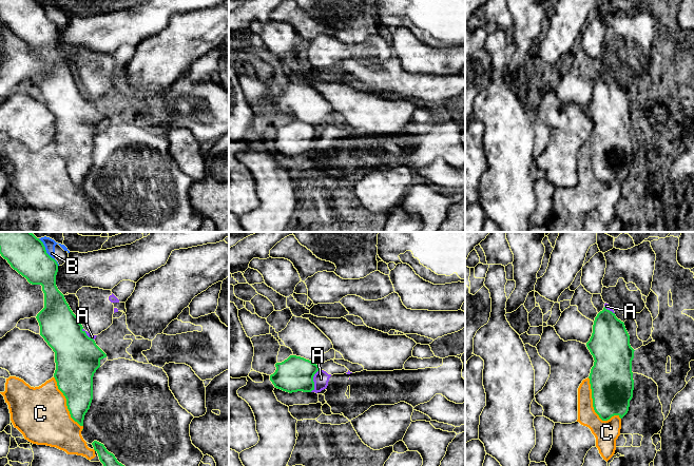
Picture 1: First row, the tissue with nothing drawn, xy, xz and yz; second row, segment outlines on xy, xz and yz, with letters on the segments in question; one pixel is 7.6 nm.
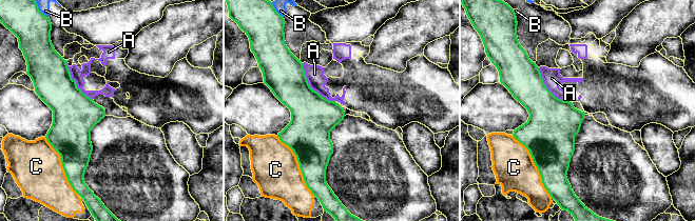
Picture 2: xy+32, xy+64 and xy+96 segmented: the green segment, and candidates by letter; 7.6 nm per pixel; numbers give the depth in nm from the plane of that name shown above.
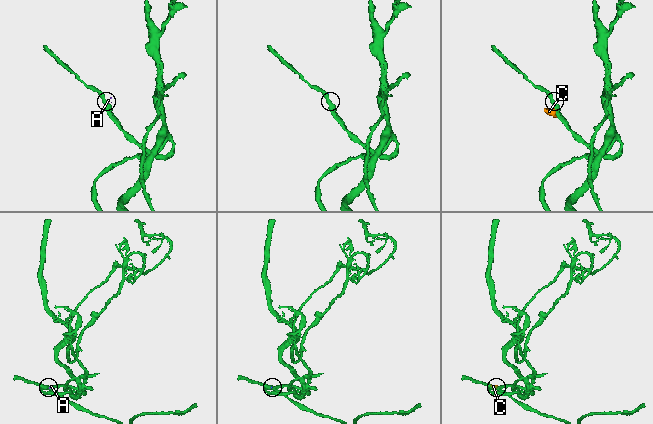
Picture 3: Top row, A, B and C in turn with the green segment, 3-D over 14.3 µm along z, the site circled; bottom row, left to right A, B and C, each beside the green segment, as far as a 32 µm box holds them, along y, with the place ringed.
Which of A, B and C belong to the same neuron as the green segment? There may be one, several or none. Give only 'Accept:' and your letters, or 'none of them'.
Accept: none of them

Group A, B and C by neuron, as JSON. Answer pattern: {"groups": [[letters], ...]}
{"groups": [["A", "B"], ["C"]]}

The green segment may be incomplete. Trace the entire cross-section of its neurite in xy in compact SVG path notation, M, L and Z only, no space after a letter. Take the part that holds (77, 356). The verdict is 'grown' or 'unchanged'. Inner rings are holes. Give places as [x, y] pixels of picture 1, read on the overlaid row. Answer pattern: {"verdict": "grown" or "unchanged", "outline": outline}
{"verdict": "unchanged", "outline": "M0 232L0 254L11 267L32 285L41 285L44 293L44 308L36 318L40 335L55 352L56 370L54 377L58 389L66 399L71 418L83 426L84 415L93 400L93 376L107 354L83 331L78 317L73 313L64 295L56 286L58 264L45 250L43 242L32 232Z"}

